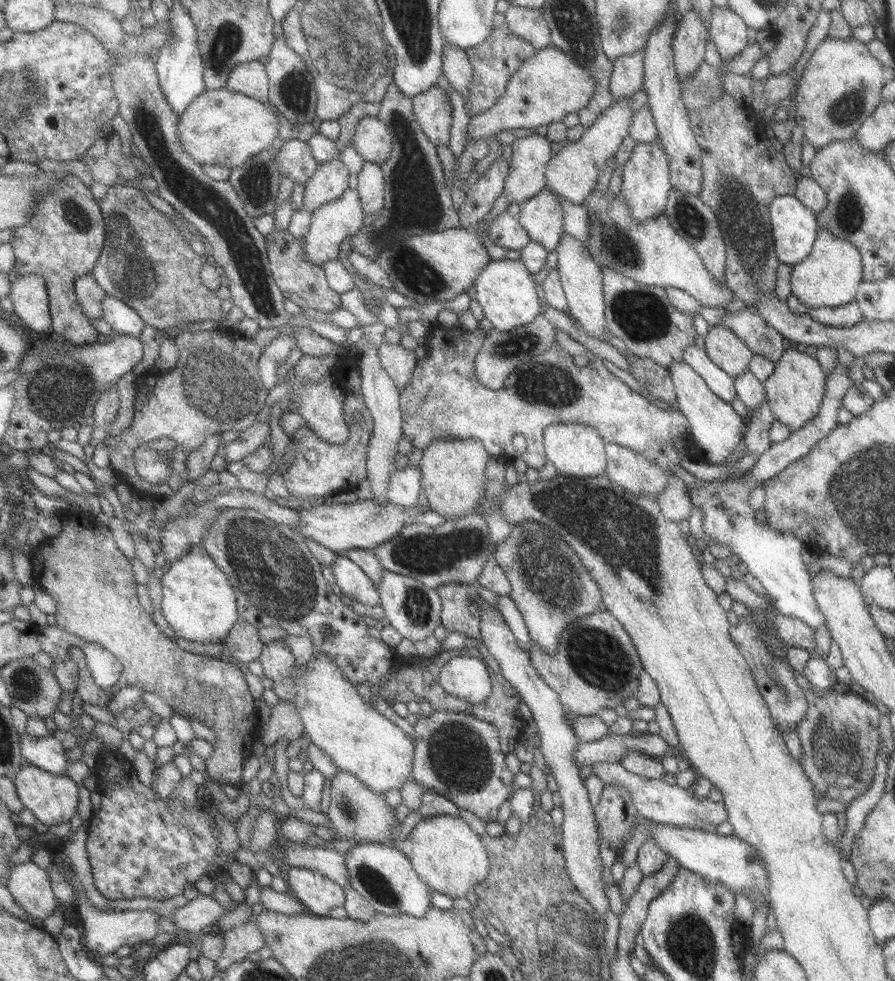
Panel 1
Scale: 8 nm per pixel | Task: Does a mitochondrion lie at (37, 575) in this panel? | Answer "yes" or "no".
no

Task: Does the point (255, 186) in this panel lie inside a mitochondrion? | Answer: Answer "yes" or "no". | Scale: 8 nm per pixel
yes

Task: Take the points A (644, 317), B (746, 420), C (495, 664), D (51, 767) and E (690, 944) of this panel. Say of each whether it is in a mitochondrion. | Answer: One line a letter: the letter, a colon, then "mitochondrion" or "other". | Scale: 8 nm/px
A: mitochondrion
B: other
C: other
D: other
E: mitochondrion

